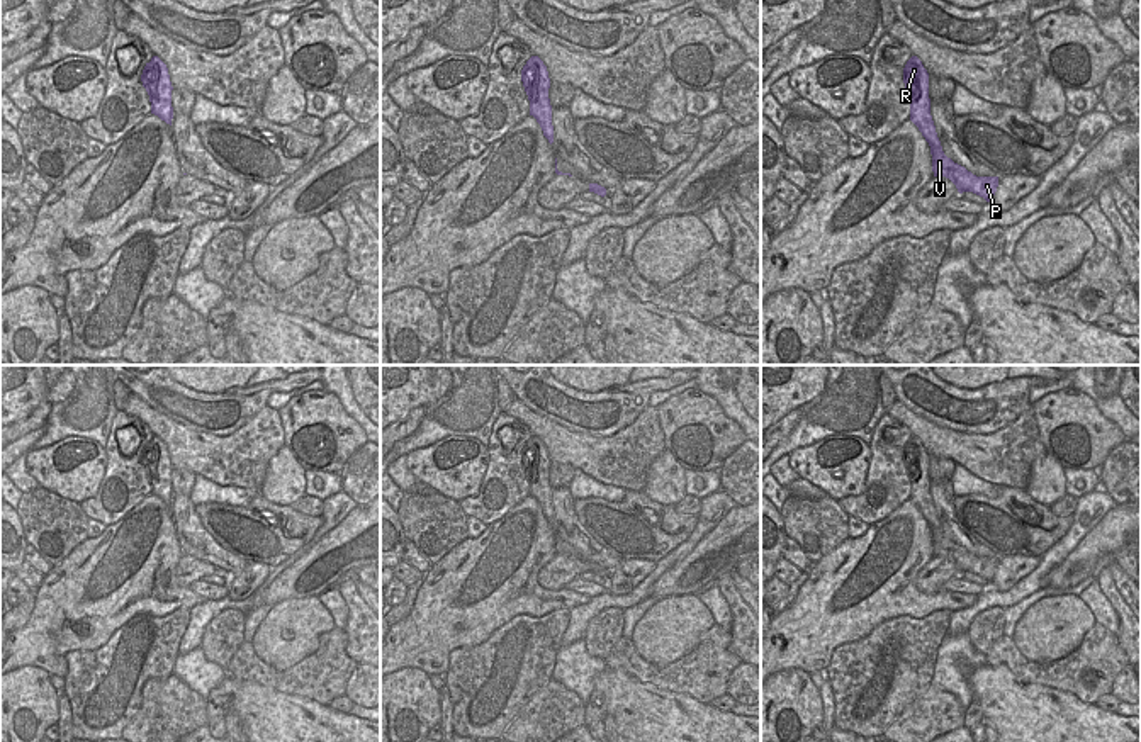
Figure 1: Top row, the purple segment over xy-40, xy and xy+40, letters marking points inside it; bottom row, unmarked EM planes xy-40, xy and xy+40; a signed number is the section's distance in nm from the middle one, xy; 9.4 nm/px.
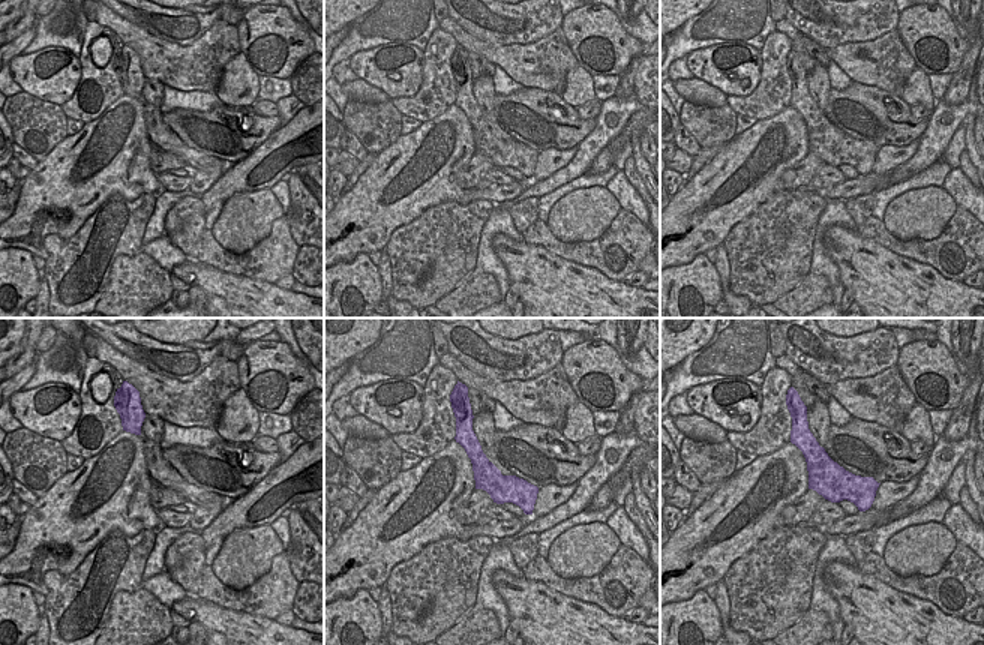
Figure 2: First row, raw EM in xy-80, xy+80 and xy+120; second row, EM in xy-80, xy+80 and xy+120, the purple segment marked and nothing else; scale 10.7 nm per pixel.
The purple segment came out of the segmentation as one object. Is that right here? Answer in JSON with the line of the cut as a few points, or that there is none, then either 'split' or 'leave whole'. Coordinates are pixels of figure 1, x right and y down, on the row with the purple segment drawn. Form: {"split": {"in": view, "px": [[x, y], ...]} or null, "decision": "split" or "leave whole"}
{"split": null, "decision": "leave whole"}

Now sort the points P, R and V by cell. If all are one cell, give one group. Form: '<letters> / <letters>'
P R V

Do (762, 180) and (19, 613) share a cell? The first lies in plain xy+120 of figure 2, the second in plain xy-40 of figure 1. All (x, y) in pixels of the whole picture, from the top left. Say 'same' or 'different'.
different

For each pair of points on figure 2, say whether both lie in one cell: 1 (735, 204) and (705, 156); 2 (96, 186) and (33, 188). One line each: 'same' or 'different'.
1: different
2: same

